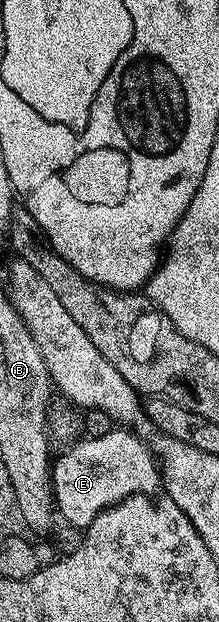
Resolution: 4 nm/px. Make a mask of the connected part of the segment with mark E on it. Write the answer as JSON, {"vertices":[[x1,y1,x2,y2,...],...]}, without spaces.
{"vertices":[[114,429,111,433,103,433,103,437,81,437,66,446,66,451,51,463,53,498,60,518,62,515,71,526,84,529,99,517,99,513,127,497,152,496,153,490,163,483,161,468,152,446,140,438,144,439,132,430]]}

